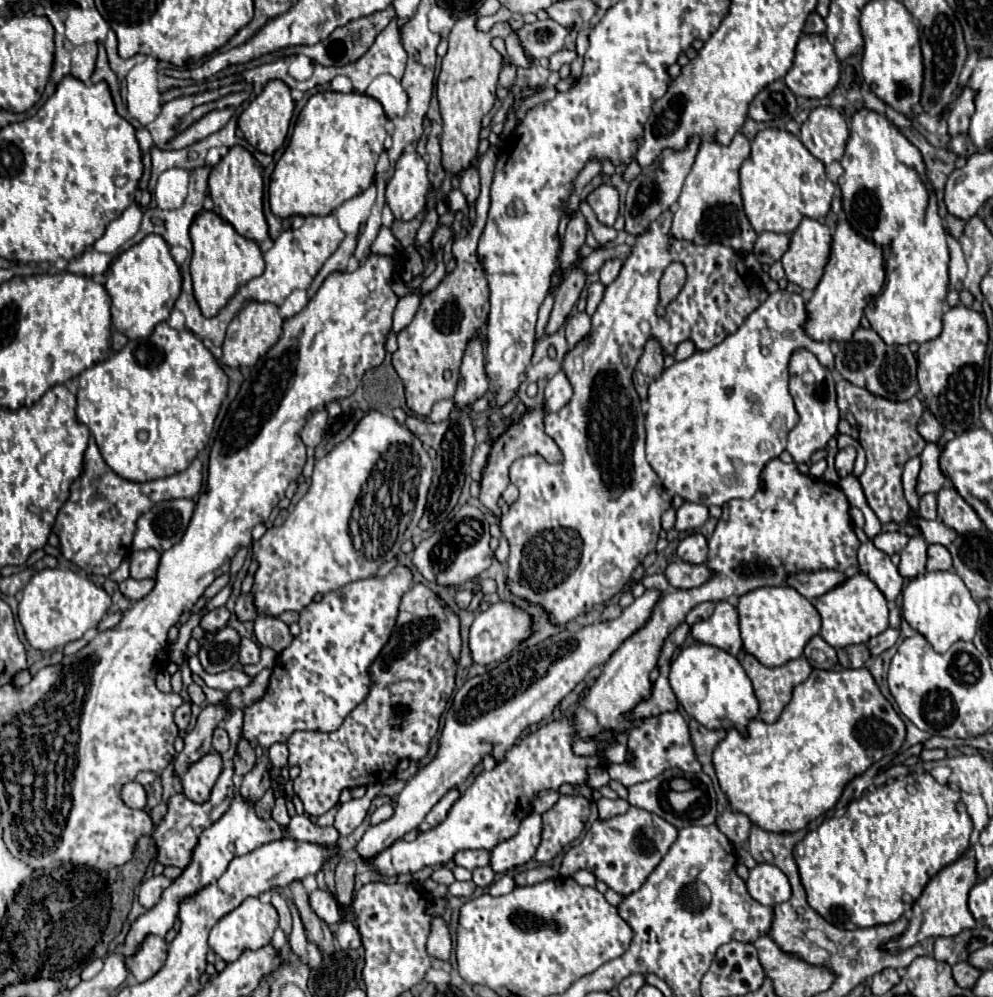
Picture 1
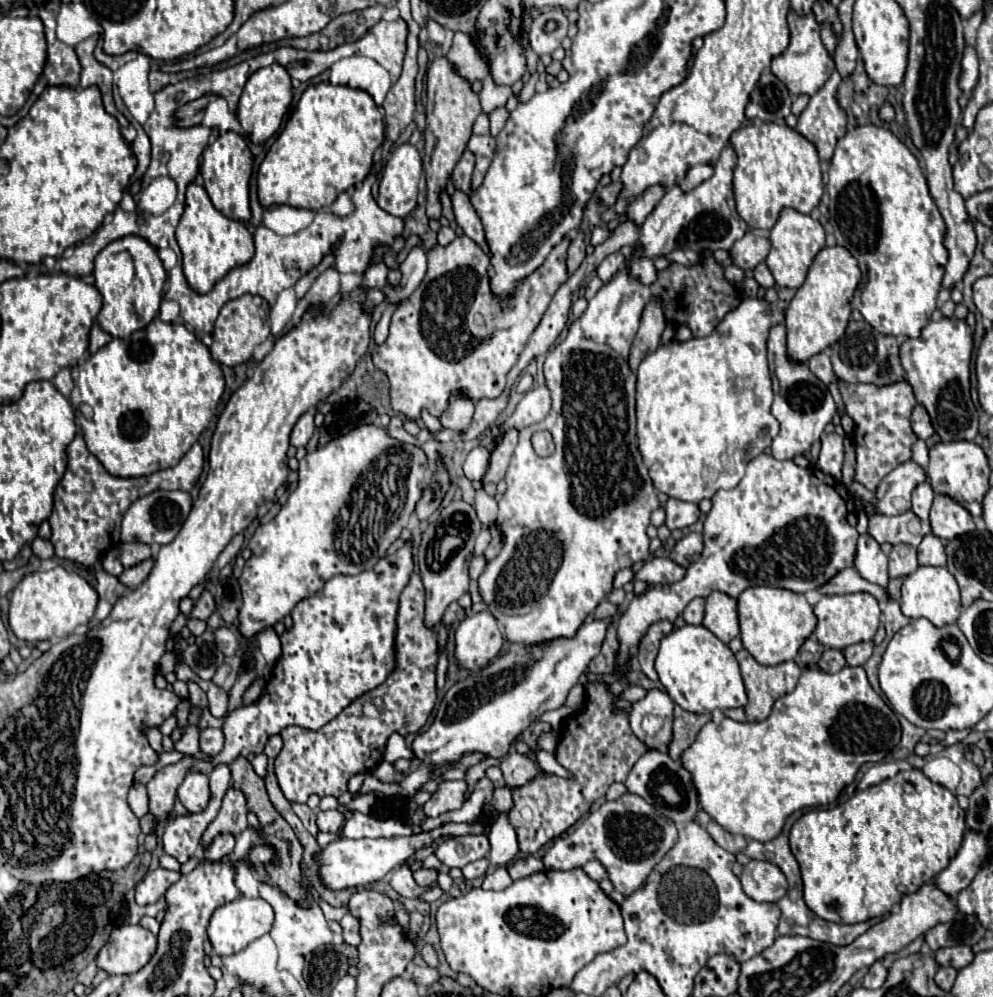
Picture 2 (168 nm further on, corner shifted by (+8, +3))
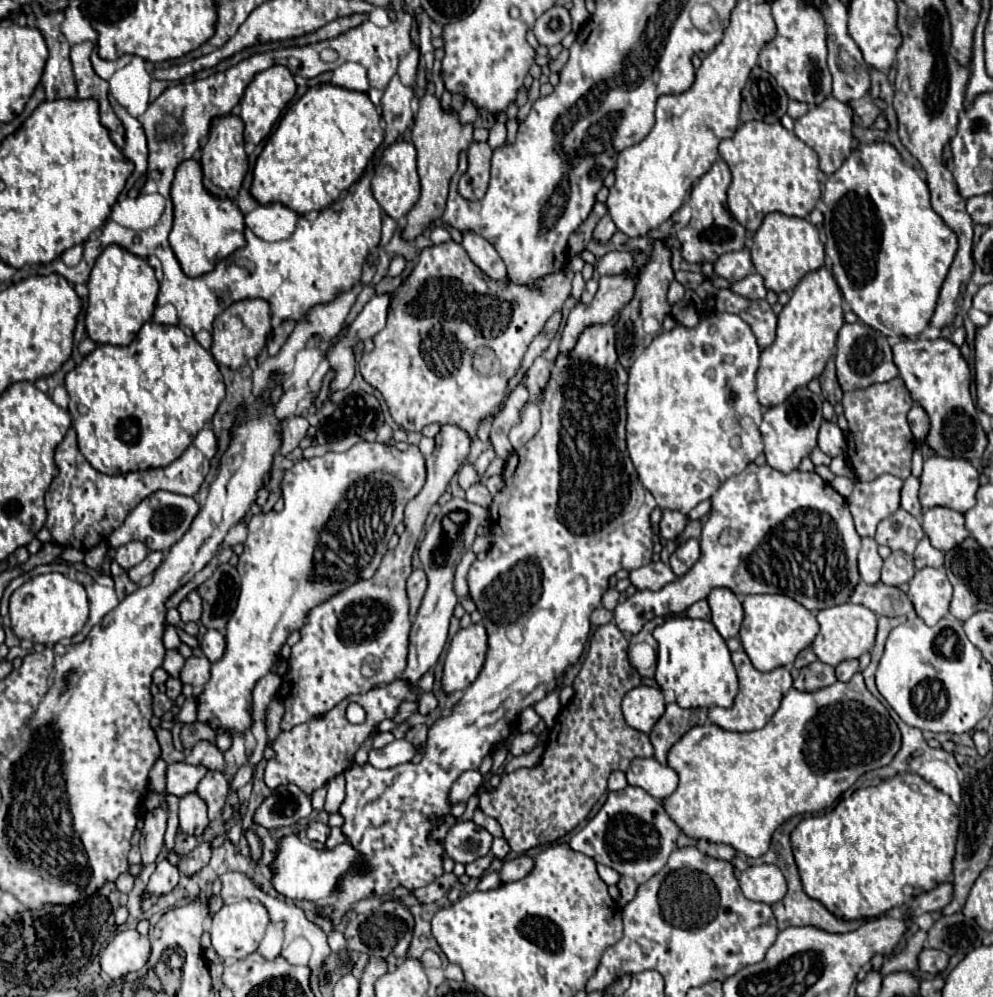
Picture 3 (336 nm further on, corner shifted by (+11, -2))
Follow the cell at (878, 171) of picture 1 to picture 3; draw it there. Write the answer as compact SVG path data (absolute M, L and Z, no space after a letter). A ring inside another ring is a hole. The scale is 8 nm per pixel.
M873 142L873 144L859 144L851 154L849 158L845 158L845 162L841 164L841 168L837 172L833 172L829 176L829 180L825 182L825 188L823 188L823 200L829 208L829 212L825 214L825 236L827 236L827 242L825 242L825 252L827 256L831 258L831 266L833 266L833 274L835 274L835 280L843 292L843 298L849 302L851 310L867 324L871 326L873 330L879 330L881 334L885 336L905 336L905 338L911 338L911 336L917 336L925 330L925 326L931 322L931 316L933 316L933 310L935 310L935 302L937 302L937 296L939 296L939 288L947 276L947 270L955 258L955 252L957 252L957 236L953 230L949 230L945 226L945 222L941 220L939 214L935 214L935 210L931 208L931 202L929 202L929 188L925 184L923 178L919 178L919 174L909 168L903 158L899 156L899 152L889 144L889 142Z

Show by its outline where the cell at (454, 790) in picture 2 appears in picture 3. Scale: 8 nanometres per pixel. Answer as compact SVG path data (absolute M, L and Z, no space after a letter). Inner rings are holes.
M477 770L463 772L463 774L453 782L453 786L451 786L451 790L449 790L449 804L453 806L453 804L457 804L457 802L467 802L467 800L473 796L473 792L481 786L481 782L483 782L483 778L481 778L481 774L479 774Z

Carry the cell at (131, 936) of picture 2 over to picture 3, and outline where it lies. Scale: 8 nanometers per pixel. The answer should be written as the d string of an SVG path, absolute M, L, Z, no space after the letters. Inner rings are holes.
M129 928L113 936L99 956L99 966L109 978L121 978L123 974L141 970L149 960L149 952L149 938Z

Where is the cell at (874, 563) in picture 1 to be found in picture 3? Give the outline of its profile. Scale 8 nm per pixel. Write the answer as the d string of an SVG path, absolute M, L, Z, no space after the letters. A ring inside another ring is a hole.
M861 538L861 550L859 550L861 580L867 584L877 584L881 566L883 566L883 560L877 552L877 542L873 538Z

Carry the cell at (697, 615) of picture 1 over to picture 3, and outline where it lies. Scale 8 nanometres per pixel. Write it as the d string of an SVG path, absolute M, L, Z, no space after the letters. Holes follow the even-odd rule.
M699 600L699 602L695 602L695 604L687 610L687 616L689 616L689 618L709 620L709 618L711 618L711 612L709 612L709 606L707 606L707 600Z

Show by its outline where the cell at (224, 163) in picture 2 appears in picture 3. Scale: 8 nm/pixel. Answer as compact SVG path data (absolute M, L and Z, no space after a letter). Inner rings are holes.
M237 116L219 118L215 126L211 126L209 140L201 150L201 168L203 168L203 184L217 198L235 200L241 188L241 182L247 174L247 154L243 150L243 122Z

